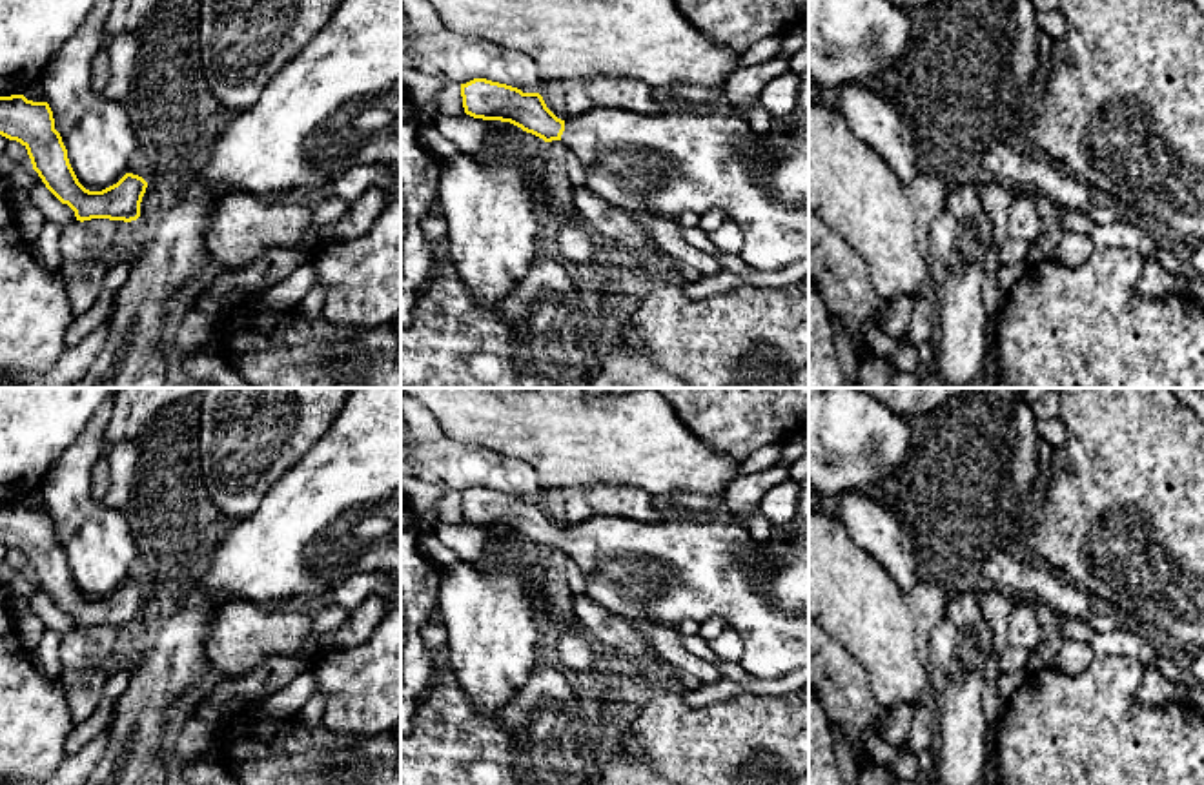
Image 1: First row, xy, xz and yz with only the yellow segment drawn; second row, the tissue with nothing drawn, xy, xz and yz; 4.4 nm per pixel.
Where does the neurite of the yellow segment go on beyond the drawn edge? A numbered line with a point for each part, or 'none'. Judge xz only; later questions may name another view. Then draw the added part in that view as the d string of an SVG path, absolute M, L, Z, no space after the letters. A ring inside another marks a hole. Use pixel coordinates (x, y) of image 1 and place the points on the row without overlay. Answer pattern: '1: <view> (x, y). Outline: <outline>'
1: xz (682, 569). Outline: M668 512L659 523L594 514L565 528L561 550L583 572L585 594L634 625L652 621L676 630L685 621L703 623L709 617L723 617L745 643L740 665L752 678L780 679L809 665L809 532L783 534L778 530L772 539L756 541L743 523L725 514L696 517Z

